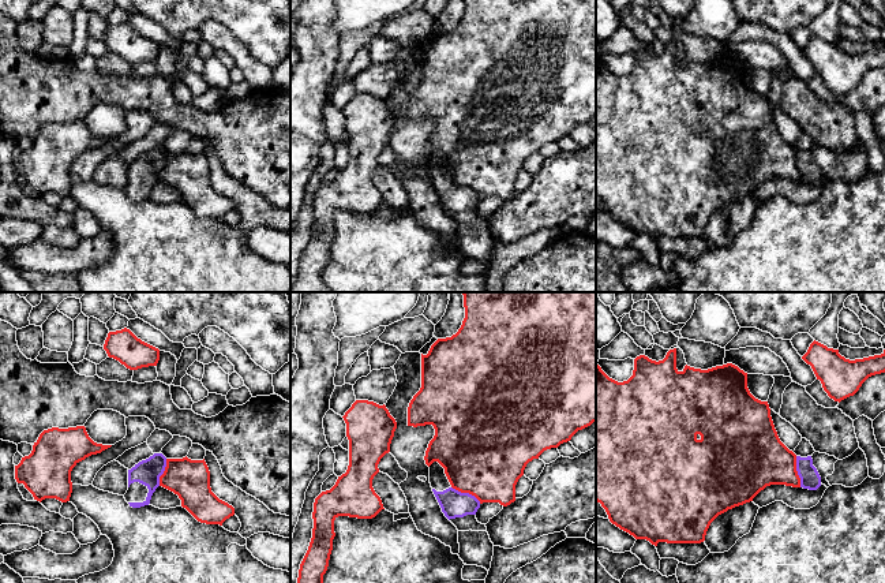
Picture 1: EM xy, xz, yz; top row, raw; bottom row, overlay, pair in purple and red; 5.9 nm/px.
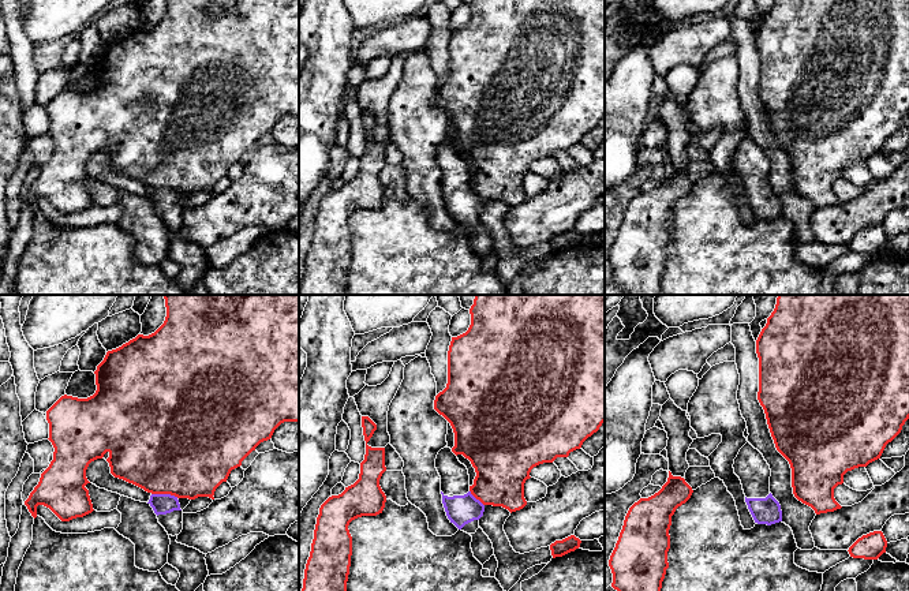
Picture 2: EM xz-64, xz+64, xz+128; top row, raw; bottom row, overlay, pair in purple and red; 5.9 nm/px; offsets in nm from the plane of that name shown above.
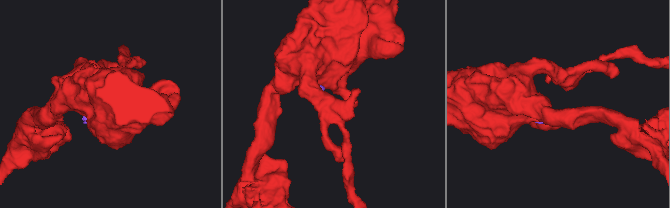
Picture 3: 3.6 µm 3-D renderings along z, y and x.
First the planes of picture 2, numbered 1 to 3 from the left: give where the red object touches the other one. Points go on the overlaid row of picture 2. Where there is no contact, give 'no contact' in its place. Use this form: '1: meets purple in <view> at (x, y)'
1: meets purple in xz-64 at (165, 494)
2: meets purple in xz+64 at (475, 498)
3: no contact

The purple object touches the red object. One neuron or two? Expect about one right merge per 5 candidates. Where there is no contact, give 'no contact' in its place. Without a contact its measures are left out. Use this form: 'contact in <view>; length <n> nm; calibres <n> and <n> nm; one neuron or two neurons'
contact in yz; length 190 nm; calibres 120 and 340 nm; two neurons

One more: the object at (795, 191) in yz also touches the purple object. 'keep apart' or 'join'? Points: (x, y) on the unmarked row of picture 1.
keep apart

